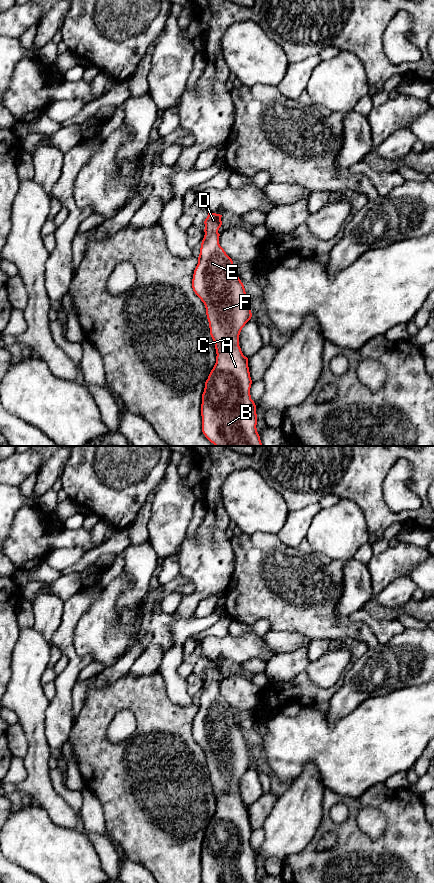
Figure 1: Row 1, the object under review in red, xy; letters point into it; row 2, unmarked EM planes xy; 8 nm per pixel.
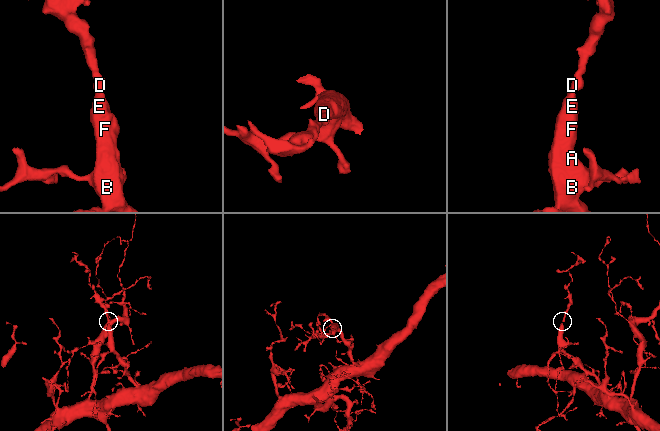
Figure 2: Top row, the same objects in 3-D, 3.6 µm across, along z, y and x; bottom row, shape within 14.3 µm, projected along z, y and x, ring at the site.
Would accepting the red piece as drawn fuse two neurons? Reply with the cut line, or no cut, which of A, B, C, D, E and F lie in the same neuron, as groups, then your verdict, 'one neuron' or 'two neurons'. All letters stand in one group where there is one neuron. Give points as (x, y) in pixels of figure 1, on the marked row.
no cut; A B C D E F; one neuron

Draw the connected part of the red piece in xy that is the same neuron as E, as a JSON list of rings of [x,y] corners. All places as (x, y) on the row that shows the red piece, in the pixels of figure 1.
[[[208,213],[204,221],[205,235],[192,279],[193,291],[205,305],[217,354],[202,394],[202,432],[215,446],[262,446],[256,428],[256,405],[250,395],[252,380],[248,358],[239,346],[240,332],[252,317],[251,303],[243,283],[234,272],[232,259],[219,244],[221,217],[220,214]]]

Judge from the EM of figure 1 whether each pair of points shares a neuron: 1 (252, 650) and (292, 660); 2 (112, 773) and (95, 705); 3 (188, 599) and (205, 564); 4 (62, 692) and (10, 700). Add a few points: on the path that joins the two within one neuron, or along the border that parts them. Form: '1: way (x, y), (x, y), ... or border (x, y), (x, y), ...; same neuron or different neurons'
1: border (277, 653), (266, 662); different neurons
2: way (96, 756), (95, 722); same neuron
3: way (197, 593), (205, 585), (205, 573); same neuron
4: border (50, 701), (46, 710), (44, 724); different neurons

